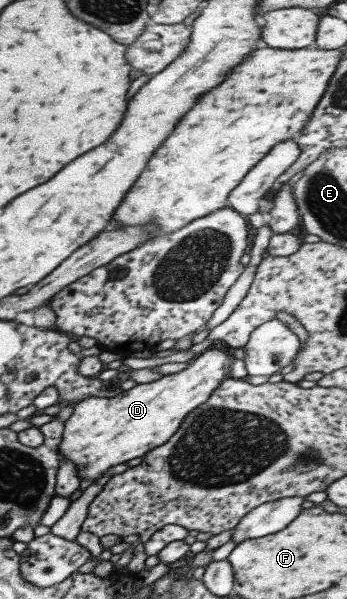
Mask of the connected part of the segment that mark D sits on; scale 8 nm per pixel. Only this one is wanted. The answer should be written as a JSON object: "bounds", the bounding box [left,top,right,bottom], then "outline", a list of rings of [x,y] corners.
{"bounds":[57,346,231,481],"outline":[[[211,346],[197,354],[188,362],[188,366],[185,369],[177,373],[163,375],[151,382],[136,384],[128,390],[115,394],[115,396],[89,396],[85,400],[72,404],[73,411],[63,423],[63,432],[57,445],[58,460],[67,458],[75,466],[79,481],[94,481],[107,468],[127,462],[131,458],[139,458],[152,448],[161,446],[175,433],[187,414],[205,402],[207,397],[213,393],[219,383],[225,378],[228,369],[223,367],[231,360],[230,351],[230,349],[221,350]]]}

